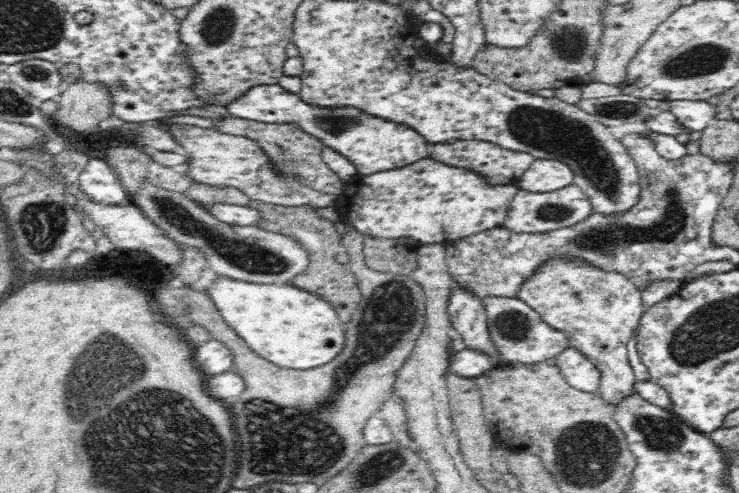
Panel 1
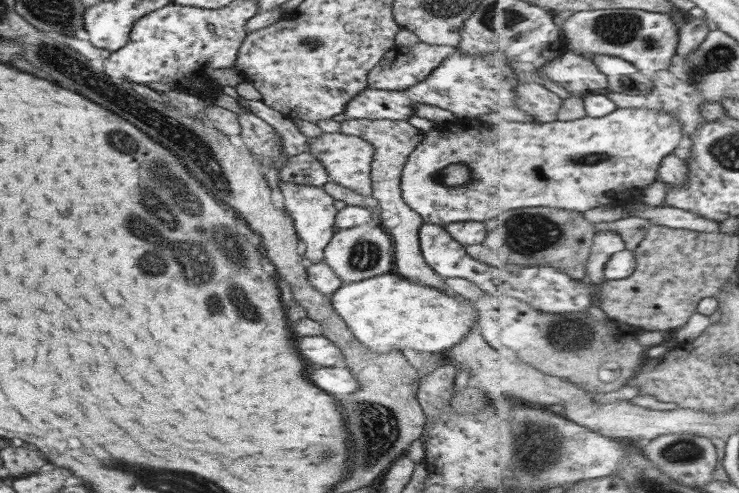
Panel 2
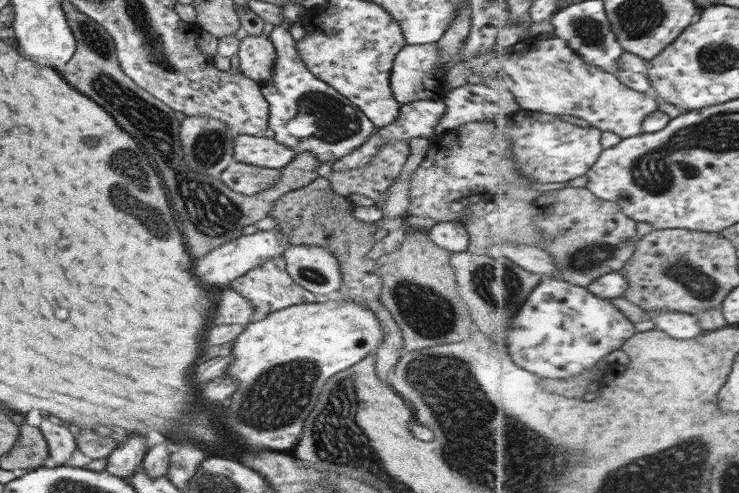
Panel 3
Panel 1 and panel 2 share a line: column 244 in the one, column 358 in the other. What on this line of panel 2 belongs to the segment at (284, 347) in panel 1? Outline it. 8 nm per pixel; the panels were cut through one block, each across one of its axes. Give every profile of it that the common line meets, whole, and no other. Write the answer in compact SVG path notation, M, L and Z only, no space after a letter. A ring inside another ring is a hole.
M390 272L346 283L330 297L334 310L365 348L378 354L400 351L422 376L429 372L423 368L431 354L450 350L448 346L458 344L471 331L470 328L476 328L472 326L474 320L478 320L476 312L446 294L452 293L422 286Z

